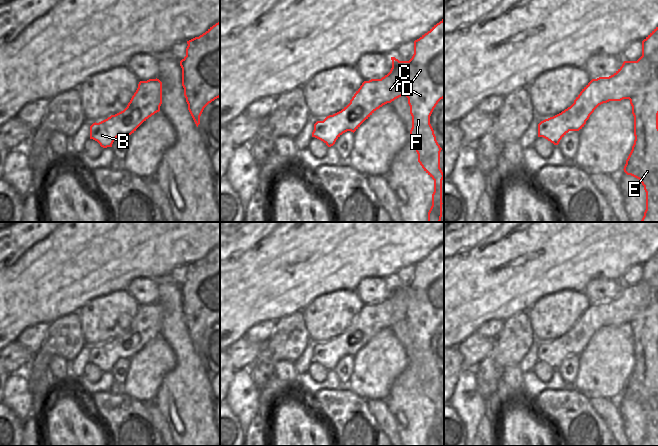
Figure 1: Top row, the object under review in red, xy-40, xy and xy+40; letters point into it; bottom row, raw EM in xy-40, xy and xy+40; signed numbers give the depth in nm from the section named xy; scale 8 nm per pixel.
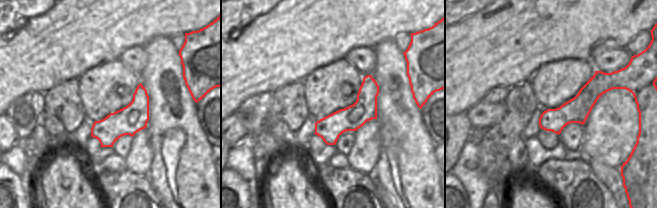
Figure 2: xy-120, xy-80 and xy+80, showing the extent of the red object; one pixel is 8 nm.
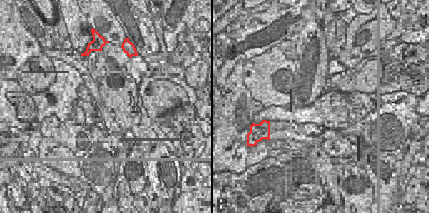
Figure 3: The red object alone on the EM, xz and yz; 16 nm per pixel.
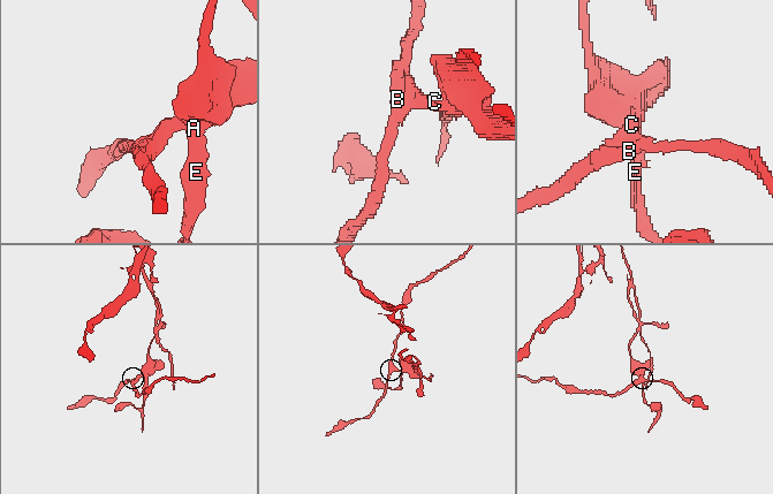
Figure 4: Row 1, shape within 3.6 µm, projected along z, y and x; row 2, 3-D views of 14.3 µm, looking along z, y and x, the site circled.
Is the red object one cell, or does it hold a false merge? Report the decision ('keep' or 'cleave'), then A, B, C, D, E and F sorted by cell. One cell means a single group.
cleave; groups A C D E F / B

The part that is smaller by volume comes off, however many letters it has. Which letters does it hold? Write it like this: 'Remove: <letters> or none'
Remove: B

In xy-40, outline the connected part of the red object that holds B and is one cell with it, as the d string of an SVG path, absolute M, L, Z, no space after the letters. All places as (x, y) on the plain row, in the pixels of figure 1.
M126 331L123 335L111 339L107 343L93 347L90 350L90 363L97 365L101 371L112 371L114 364L119 359L131 359L140 350L140 334L138 332L129 335Z

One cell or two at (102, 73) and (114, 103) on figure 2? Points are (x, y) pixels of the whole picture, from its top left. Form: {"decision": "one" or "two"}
{"decision": "one"}

